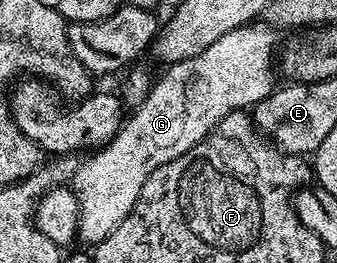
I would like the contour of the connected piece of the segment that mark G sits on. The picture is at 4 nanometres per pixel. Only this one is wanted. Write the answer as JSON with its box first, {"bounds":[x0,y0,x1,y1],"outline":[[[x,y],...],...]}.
{"bounds":[71,23,277,247],"outline":[[[264,23],[247,24],[242,29],[236,29],[227,35],[223,35],[223,39],[215,39],[215,43],[211,43],[211,47],[207,47],[207,51],[199,51],[199,55],[195,55],[191,59],[172,62],[172,64],[166,68],[169,70],[167,70],[158,81],[156,78],[156,81],[152,84],[152,87],[149,90],[149,94],[145,96],[145,101],[141,105],[136,106],[134,113],[137,114],[135,114],[130,121],[128,118],[128,120],[122,124],[121,130],[117,132],[116,137],[114,137],[108,145],[96,150],[96,152],[90,156],[93,157],[90,161],[83,161],[78,166],[77,172],[73,175],[71,188],[73,192],[76,193],[78,201],[81,202],[79,237],[82,242],[84,240],[90,241],[90,246],[95,247],[103,239],[107,239],[107,235],[111,235],[111,231],[115,231],[115,227],[119,227],[119,223],[123,223],[123,219],[127,219],[127,215],[133,210],[135,203],[139,199],[139,195],[143,191],[143,183],[147,183],[147,179],[154,171],[159,167],[163,167],[167,163],[171,163],[171,159],[179,159],[179,155],[191,151],[191,147],[198,145],[229,113],[248,110],[250,107],[258,105],[268,93],[273,92],[275,88],[275,82],[273,82],[273,65],[275,69],[275,57],[273,61],[273,44],[277,41],[277,37],[273,33],[276,32]]]}

